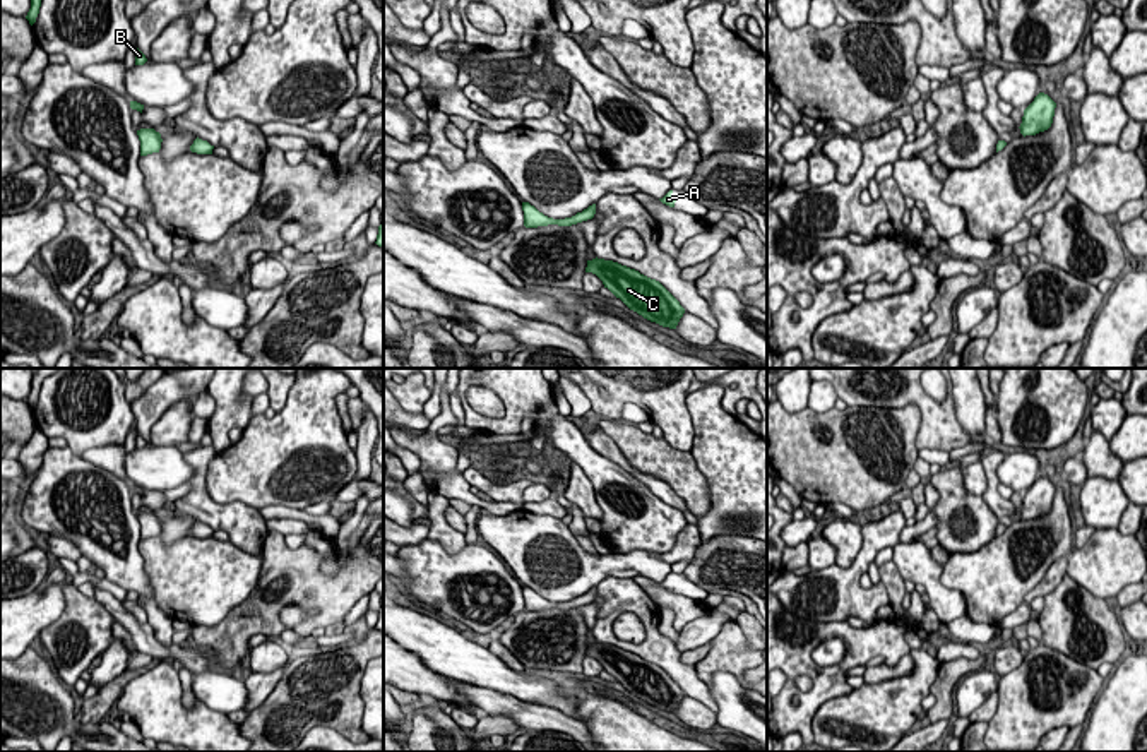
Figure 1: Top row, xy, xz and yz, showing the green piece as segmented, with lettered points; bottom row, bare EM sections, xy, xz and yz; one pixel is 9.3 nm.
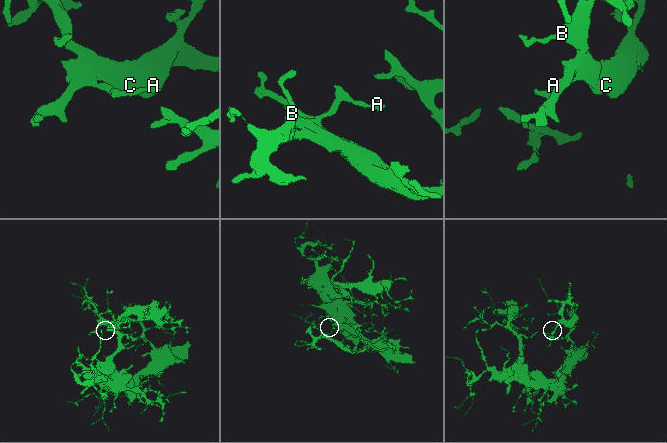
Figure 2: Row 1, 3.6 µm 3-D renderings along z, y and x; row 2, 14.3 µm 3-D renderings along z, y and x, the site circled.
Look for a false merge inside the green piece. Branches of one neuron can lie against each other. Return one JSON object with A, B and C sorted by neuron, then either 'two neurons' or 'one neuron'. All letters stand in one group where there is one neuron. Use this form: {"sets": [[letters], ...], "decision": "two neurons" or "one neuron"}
{"sets": [["A", "B", "C"]], "decision": "one neuron"}

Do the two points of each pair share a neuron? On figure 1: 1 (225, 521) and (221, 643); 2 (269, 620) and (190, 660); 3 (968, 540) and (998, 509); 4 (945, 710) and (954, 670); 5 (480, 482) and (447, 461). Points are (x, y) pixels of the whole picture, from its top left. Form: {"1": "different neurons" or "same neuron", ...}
{"1": "different neurons", "2": "different neurons", "3": "different neurons", "4": "same neuron", "5": "different neurons"}

